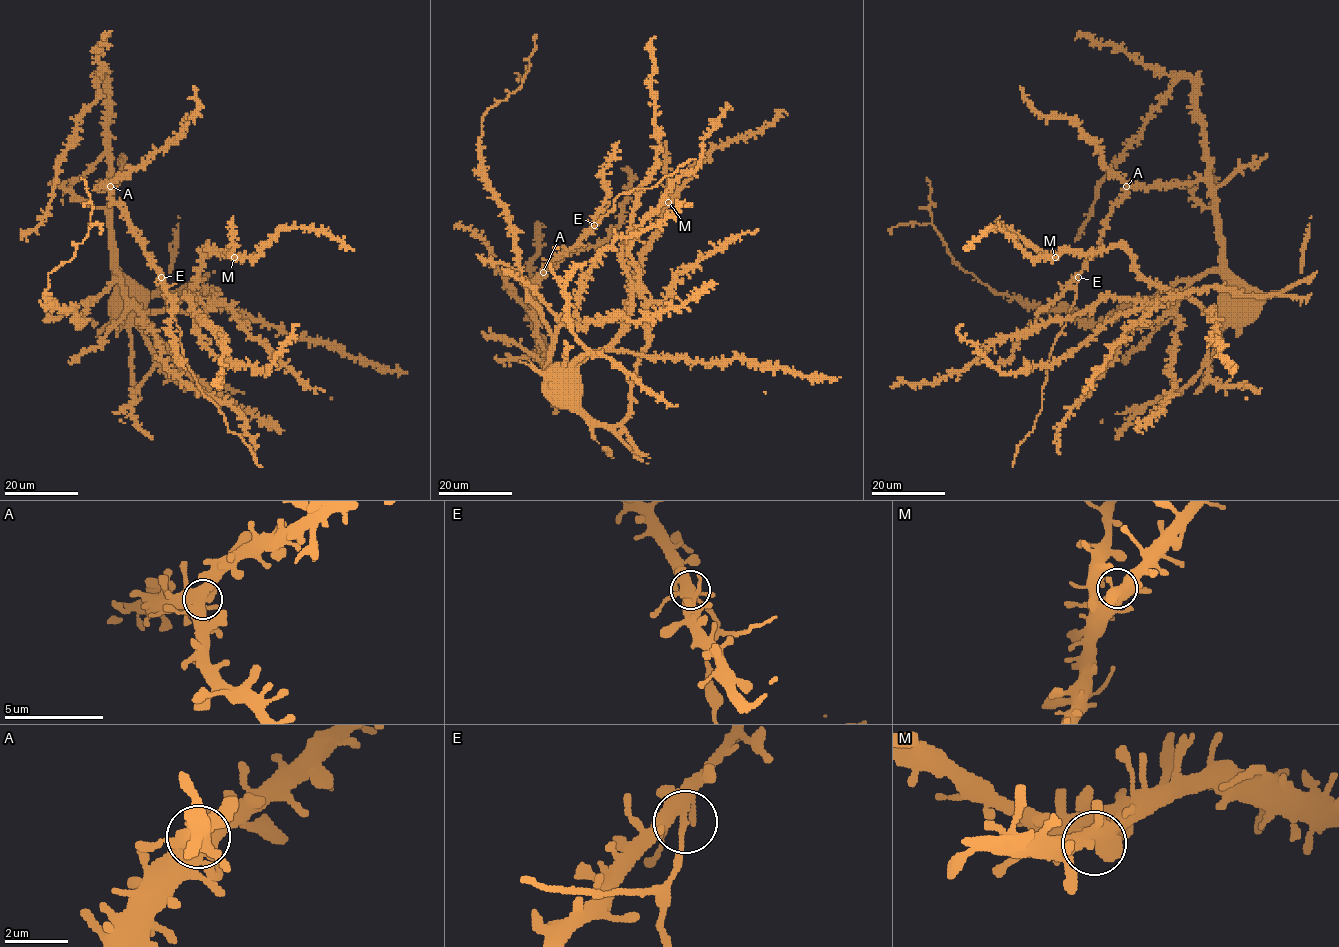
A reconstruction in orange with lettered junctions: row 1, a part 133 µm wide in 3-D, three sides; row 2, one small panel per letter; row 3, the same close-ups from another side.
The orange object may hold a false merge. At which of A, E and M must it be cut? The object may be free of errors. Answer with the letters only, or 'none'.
E

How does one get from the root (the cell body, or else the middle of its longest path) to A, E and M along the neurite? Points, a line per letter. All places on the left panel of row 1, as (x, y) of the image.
A: (129, 303), (133, 300), (124, 294), (116, 263), (116, 247), (112, 242), (112, 182), (101, 186), (110, 186)
E: (129, 303), (133, 300), (124, 294), (112, 242), (112, 182), (105, 182), (101, 186), (109, 188), (161, 278)
M: (129, 303), (136, 301), (147, 310), (170, 310), (192, 290), (206, 246), (221, 253), (228, 251), (234, 257)

